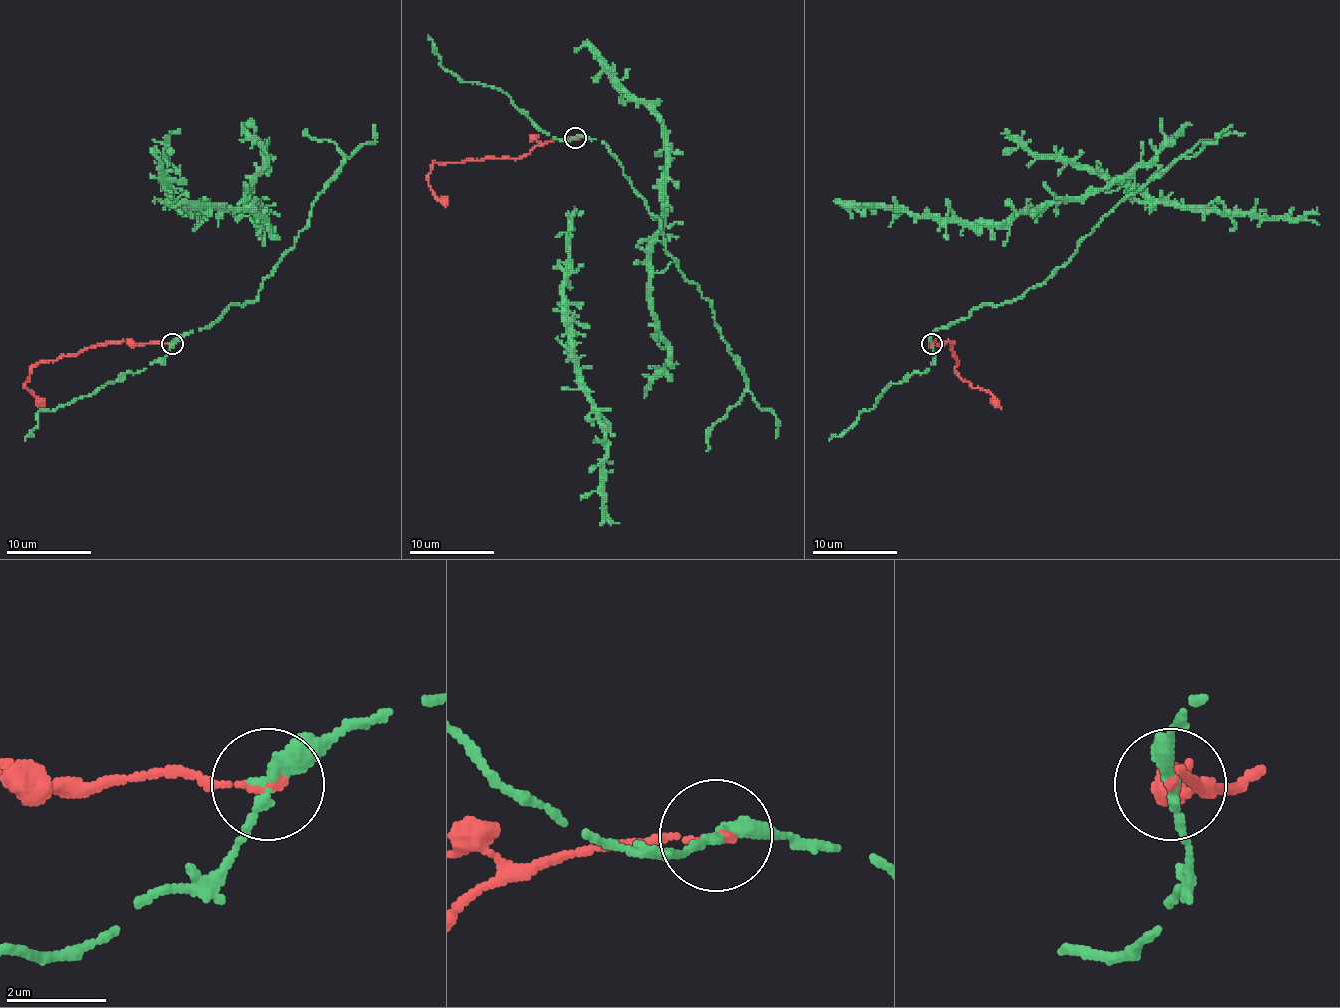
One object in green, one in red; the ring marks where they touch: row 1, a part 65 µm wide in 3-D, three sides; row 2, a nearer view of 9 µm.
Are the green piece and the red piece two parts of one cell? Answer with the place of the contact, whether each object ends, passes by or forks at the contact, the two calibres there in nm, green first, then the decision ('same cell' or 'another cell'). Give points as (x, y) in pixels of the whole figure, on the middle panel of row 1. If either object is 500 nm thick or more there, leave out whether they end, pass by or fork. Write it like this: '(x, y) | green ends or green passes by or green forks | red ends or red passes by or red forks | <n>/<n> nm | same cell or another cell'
(575, 137) | green passes by | red ends | 260/160 nm | another cell

